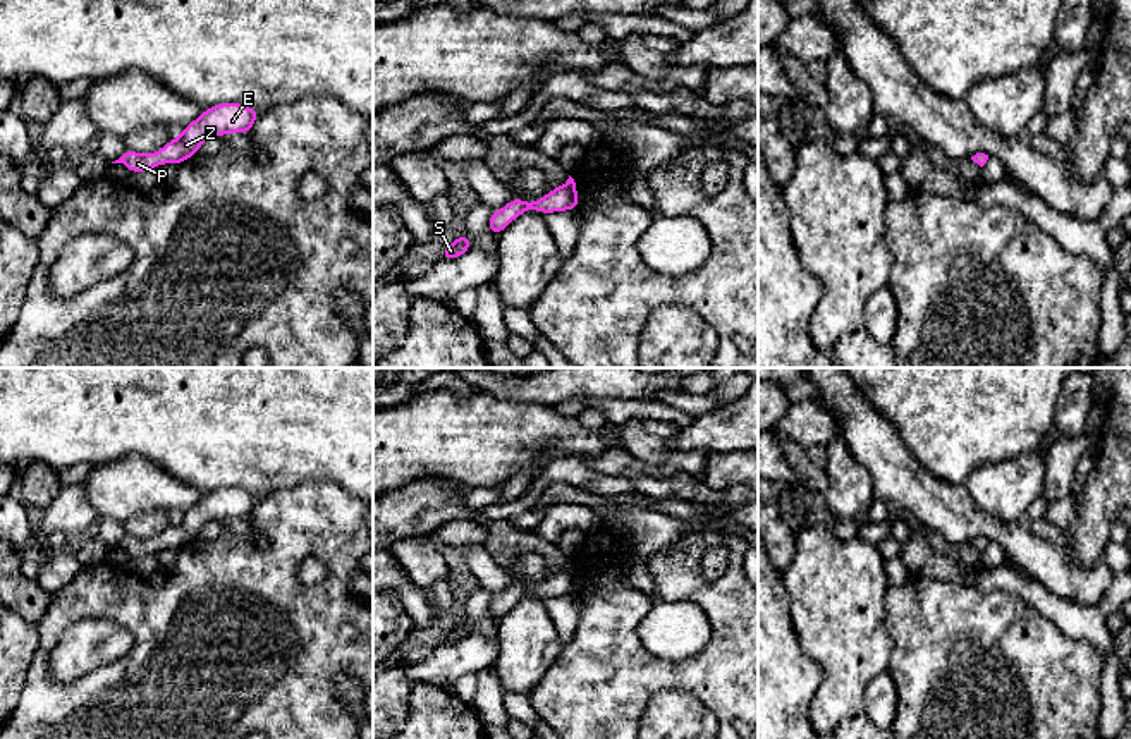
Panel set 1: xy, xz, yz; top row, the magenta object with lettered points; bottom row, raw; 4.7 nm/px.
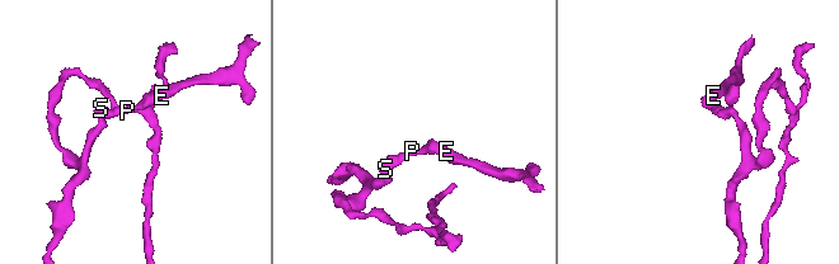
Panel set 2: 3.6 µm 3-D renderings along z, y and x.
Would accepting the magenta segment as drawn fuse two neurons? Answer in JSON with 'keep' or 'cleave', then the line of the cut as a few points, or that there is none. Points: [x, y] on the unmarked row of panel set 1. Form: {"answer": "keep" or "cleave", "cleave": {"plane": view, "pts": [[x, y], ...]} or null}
{"answer": "keep", "cleave": null}

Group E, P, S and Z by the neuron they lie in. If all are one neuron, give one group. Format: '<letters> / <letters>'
E P S Z

